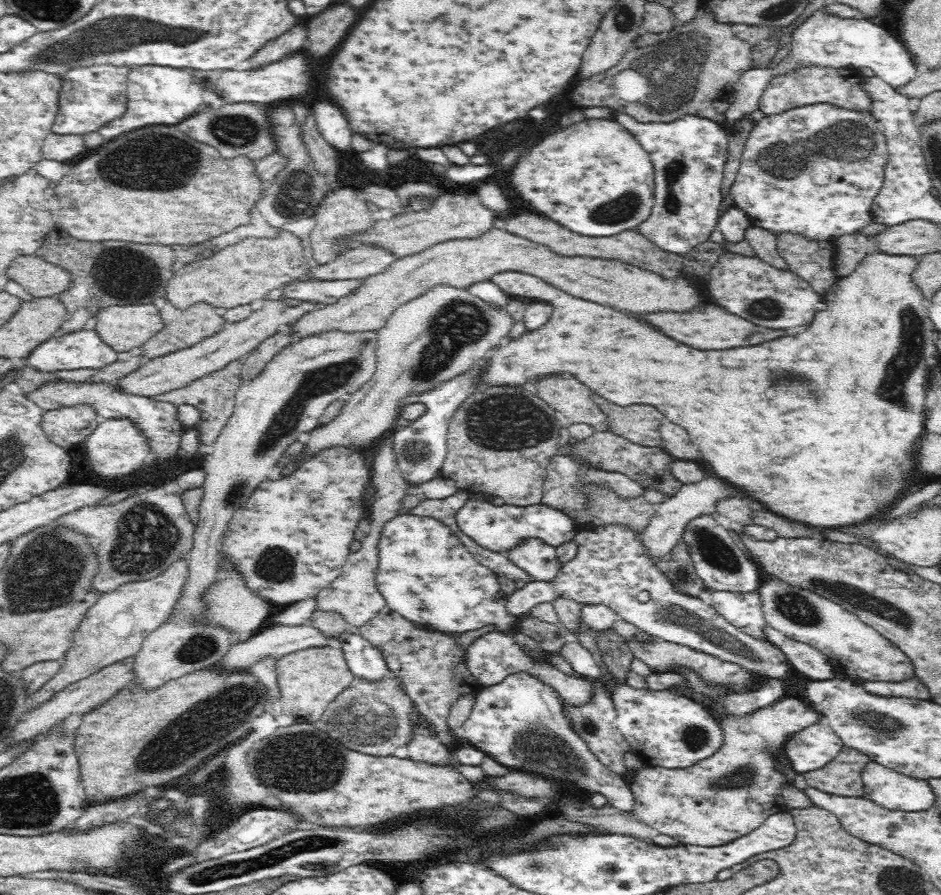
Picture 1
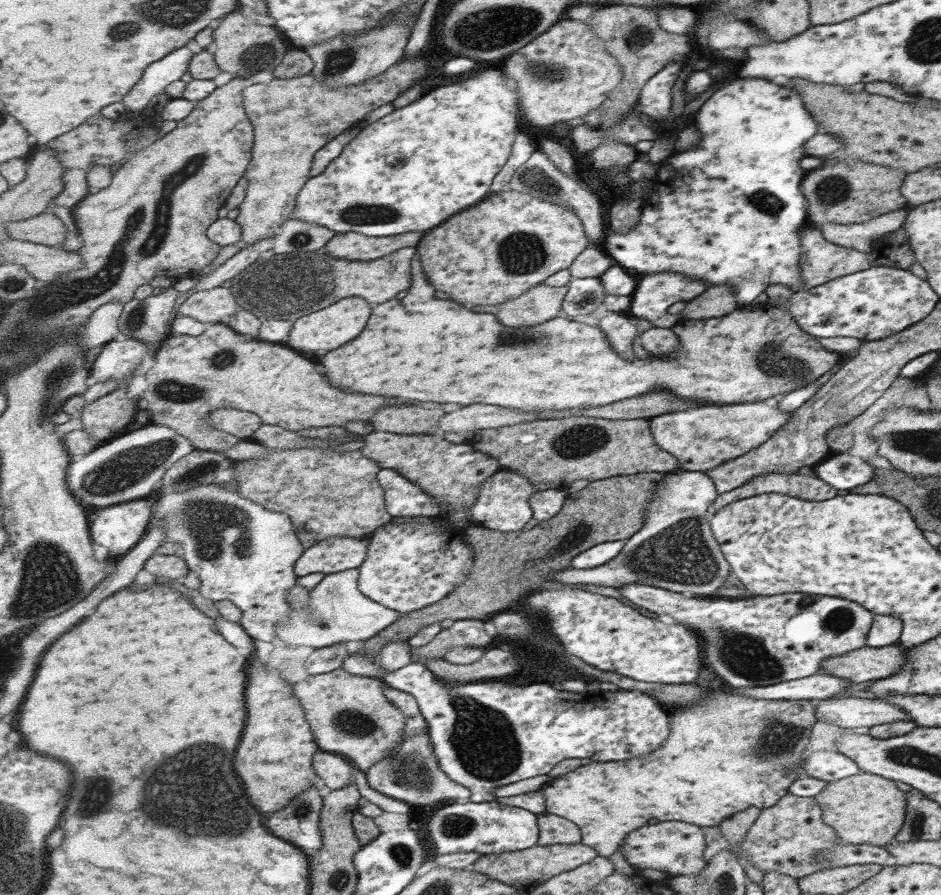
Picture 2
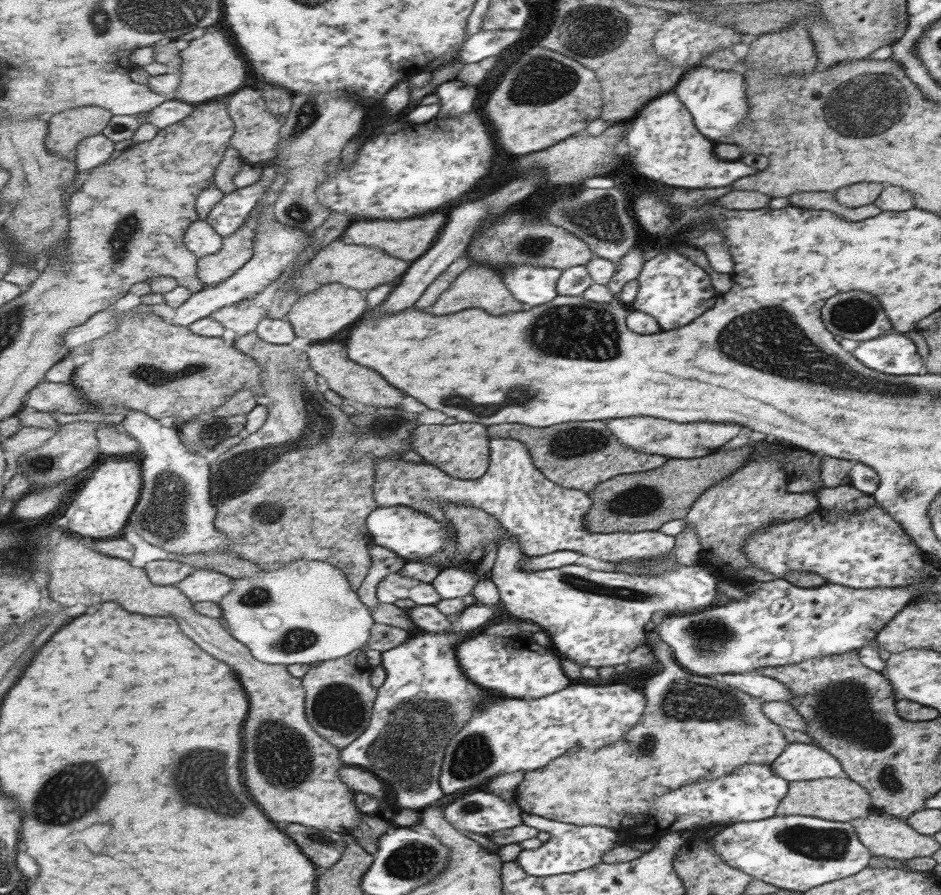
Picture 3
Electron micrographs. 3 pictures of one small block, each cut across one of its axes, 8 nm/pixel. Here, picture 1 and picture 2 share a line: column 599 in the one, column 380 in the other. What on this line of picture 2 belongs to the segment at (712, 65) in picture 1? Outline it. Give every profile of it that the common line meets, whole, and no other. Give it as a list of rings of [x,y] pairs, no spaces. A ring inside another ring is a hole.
[[[419,55],[416,58],[400,59],[397,64],[388,68],[383,74],[357,86],[324,86],[324,83],[320,83],[314,74],[296,79],[274,79],[269,84],[250,85],[245,90],[244,96],[245,106],[250,110],[250,118],[254,120],[254,126],[258,126],[258,142],[256,142],[254,152],[256,154],[258,152],[262,154],[262,150],[268,150],[268,152],[264,152],[262,158],[260,158],[260,154],[258,154],[258,158],[254,156],[253,164],[250,164],[247,173],[250,181],[247,200],[236,218],[245,231],[244,242],[248,246],[252,246],[264,238],[276,237],[280,233],[296,211],[300,190],[304,189],[306,183],[313,177],[314,154],[334,140],[332,134],[336,134],[338,137],[345,134],[370,111],[392,103],[414,84],[414,80],[425,75],[426,60]]]

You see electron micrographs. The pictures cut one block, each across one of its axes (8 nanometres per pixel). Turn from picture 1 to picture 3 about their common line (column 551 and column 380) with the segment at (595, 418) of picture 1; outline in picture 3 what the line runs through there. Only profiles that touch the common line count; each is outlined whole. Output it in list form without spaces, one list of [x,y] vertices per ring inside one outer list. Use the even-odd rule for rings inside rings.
[[[321,342],[307,346],[307,352],[312,362],[312,368],[324,376],[330,388],[340,393],[344,398],[360,402],[372,407],[398,407],[402,402],[402,392],[392,388],[382,376],[374,370],[364,368],[349,358],[345,342]]]

